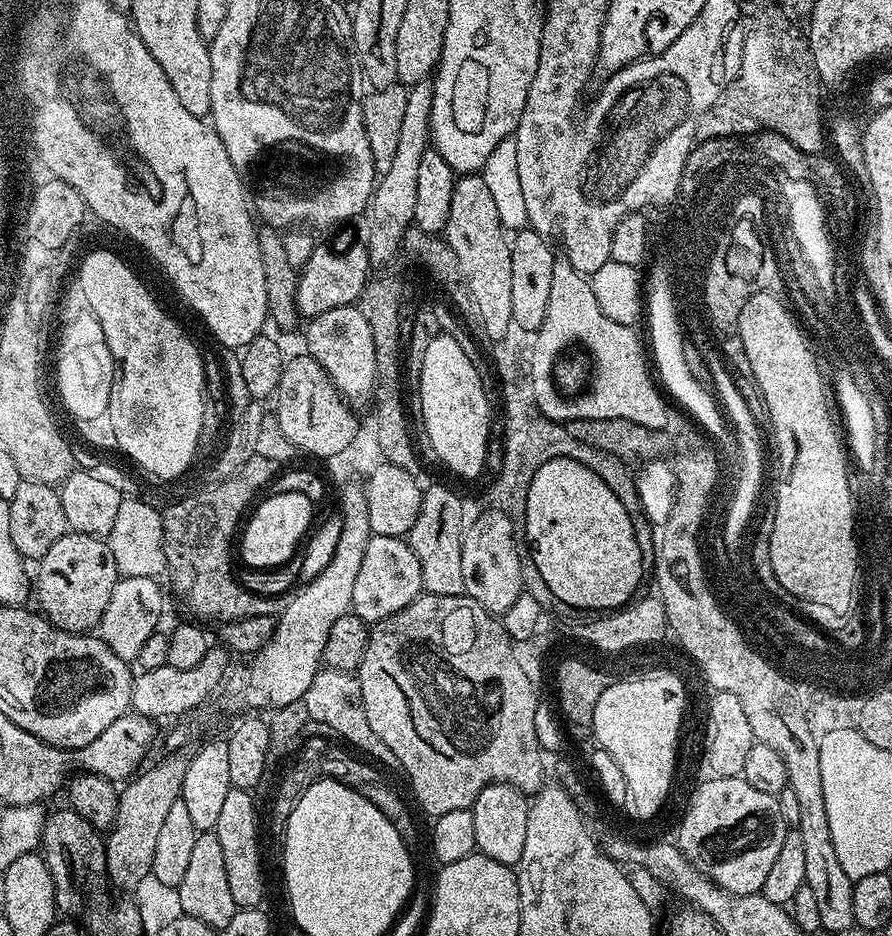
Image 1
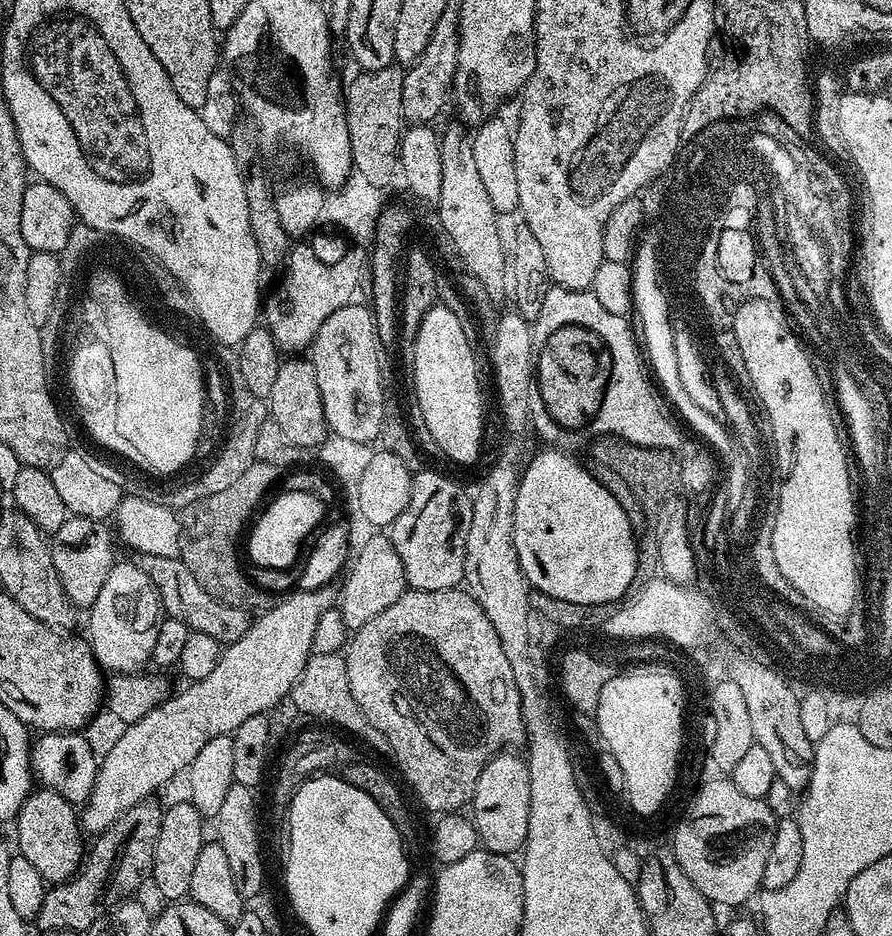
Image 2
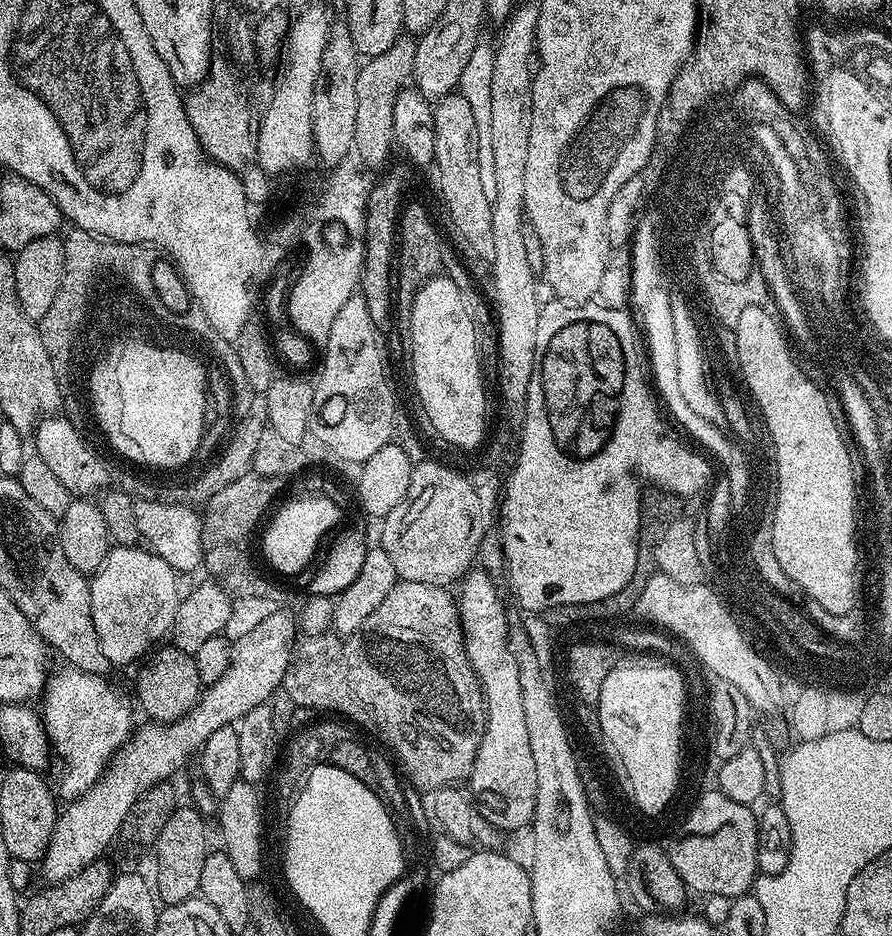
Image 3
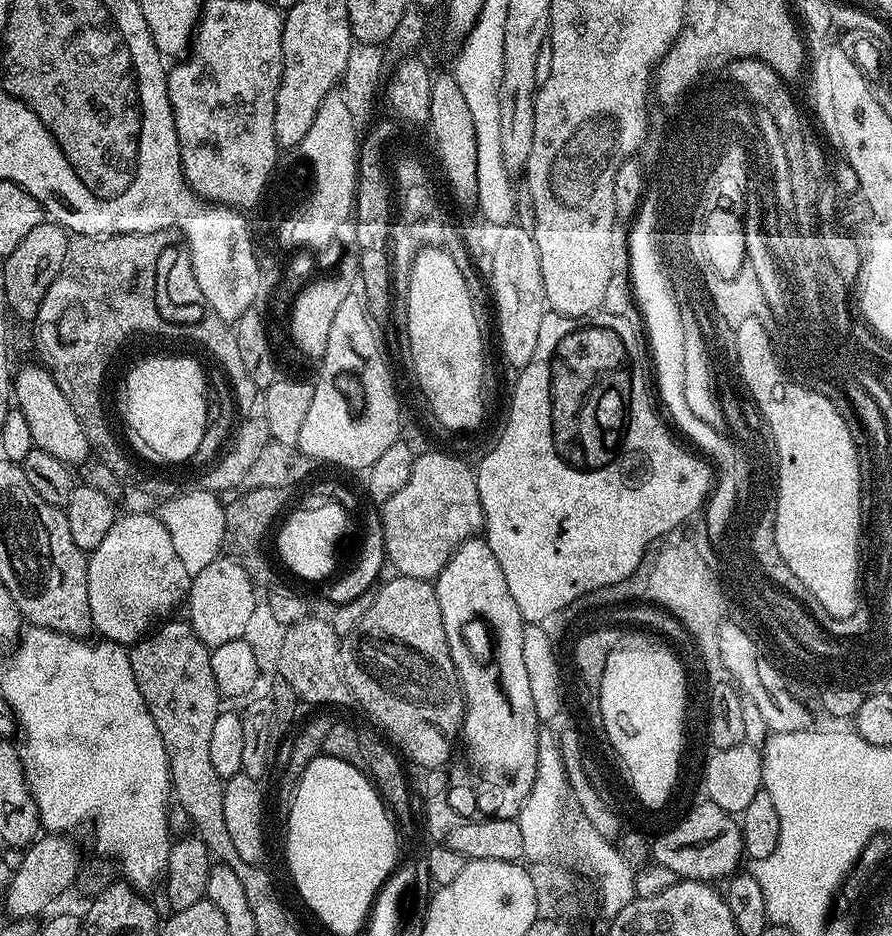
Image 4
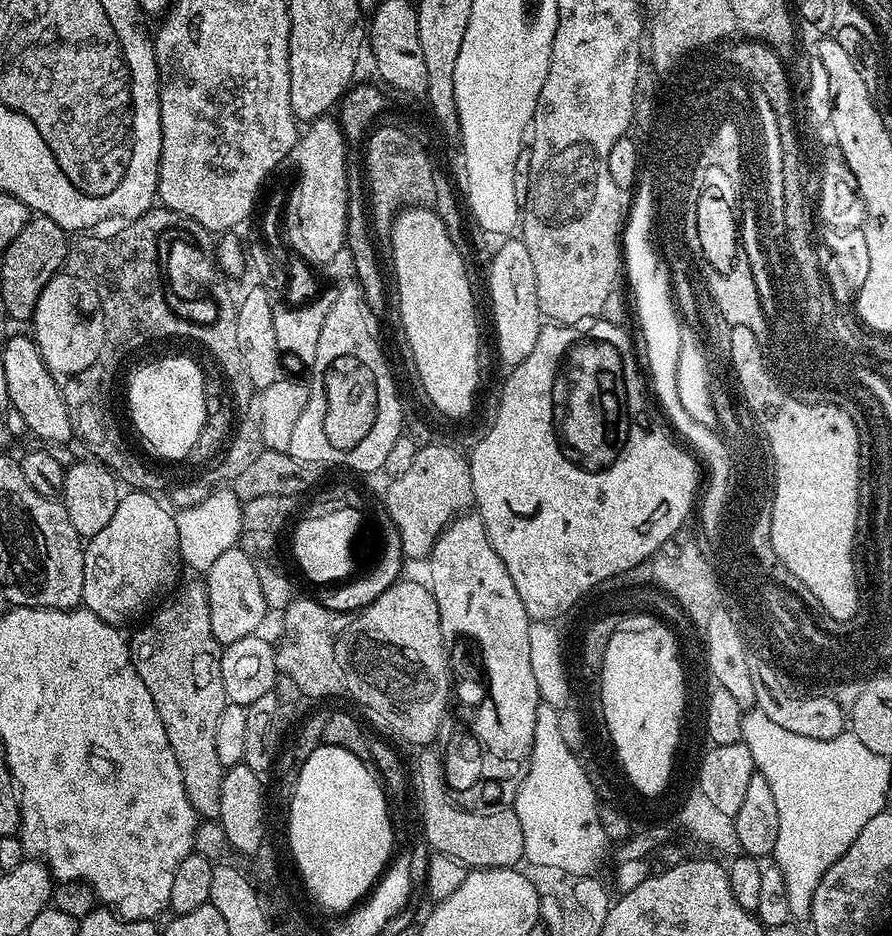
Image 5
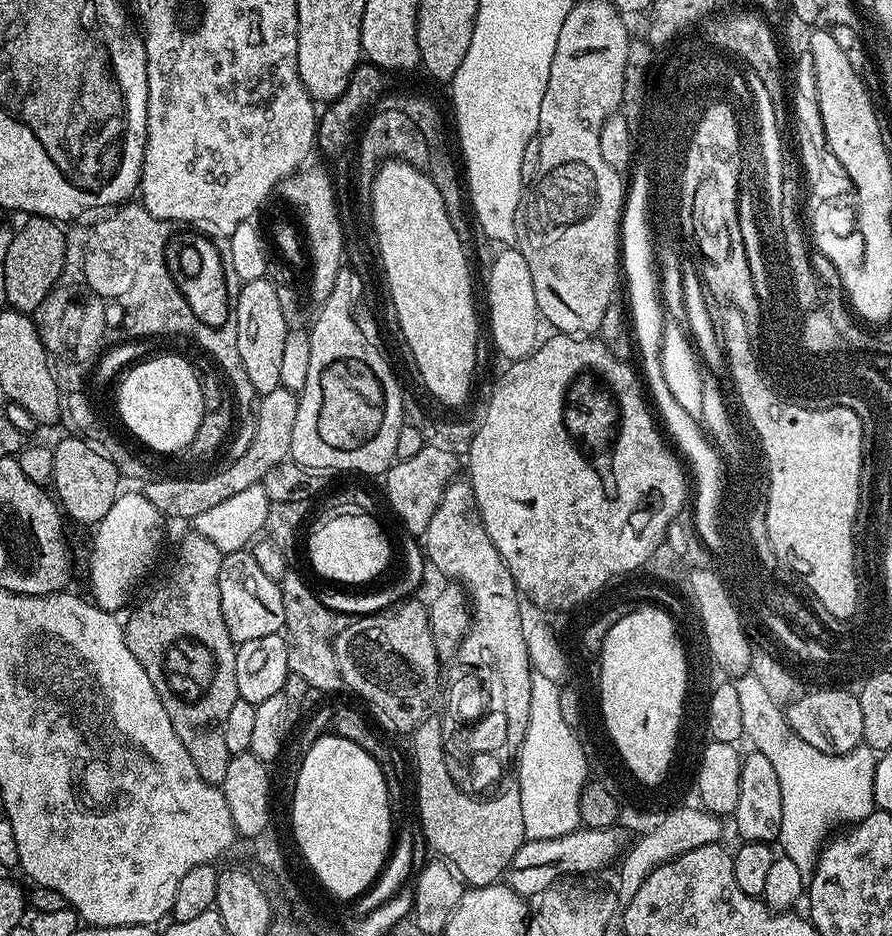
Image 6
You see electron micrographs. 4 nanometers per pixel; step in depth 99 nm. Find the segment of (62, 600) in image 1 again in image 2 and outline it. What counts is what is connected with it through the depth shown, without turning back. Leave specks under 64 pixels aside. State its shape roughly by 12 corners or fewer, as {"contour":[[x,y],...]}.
{"contour":[[69,515],[51,533],[54,570],[90,609],[118,560],[113,529]]}

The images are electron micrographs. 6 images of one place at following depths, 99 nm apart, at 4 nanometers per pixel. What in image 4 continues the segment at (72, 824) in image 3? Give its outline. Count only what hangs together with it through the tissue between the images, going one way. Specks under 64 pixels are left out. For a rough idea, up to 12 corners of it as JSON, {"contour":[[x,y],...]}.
{"contour":[[64,834],[23,849],[4,892],[9,917],[47,913],[82,857]]}

